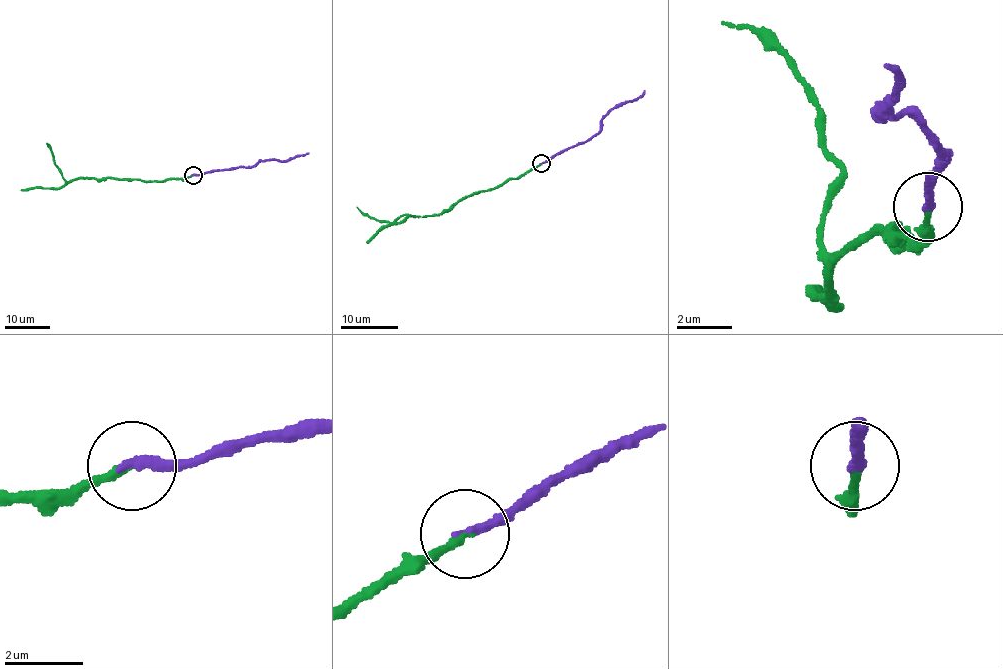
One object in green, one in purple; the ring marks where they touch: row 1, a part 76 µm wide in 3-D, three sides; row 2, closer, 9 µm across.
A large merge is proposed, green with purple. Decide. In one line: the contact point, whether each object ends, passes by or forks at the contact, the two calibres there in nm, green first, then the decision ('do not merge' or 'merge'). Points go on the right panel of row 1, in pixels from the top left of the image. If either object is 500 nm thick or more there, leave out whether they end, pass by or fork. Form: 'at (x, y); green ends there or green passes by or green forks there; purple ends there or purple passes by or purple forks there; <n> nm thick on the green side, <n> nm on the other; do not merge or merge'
at (927, 207); green ends there; purple ends there; 180 nm thick on the green side, 260 nm on the other; merge

